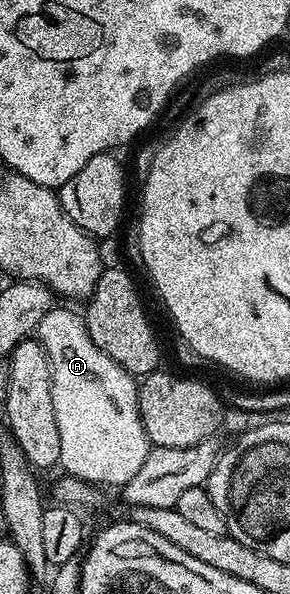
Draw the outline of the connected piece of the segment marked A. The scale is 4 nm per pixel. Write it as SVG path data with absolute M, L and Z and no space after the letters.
M60 308L49 310L47 316L39 320L35 338L45 350L51 368L51 404L55 404L55 424L59 424L60 469L102 488L124 487L125 482L139 472L151 449L139 412L138 379L98 348L87 332L84 317L78 311L76 314L73 310Z

